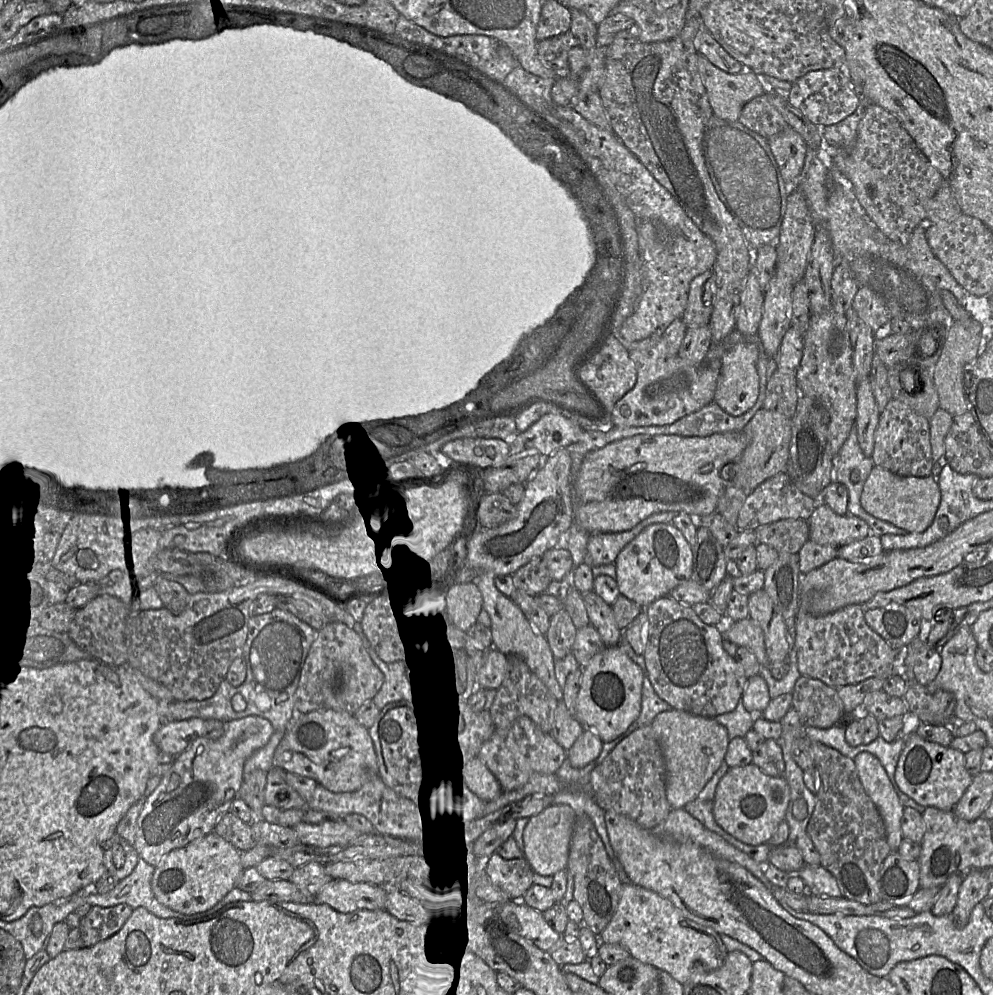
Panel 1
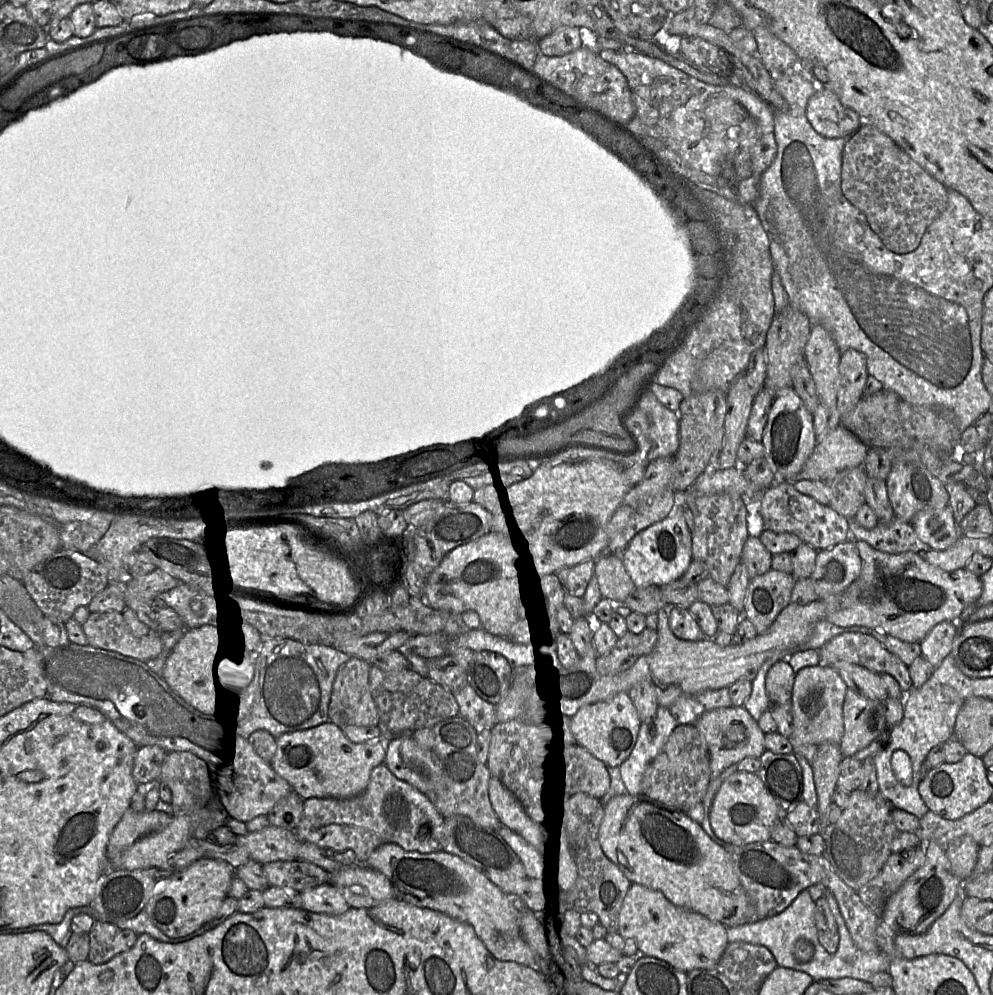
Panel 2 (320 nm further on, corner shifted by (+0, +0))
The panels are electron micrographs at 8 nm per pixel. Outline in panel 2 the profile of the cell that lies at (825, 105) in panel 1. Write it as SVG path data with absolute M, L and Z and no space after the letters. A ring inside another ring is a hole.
M818 87L810 97L806 116L813 129L827 138L848 137L862 123L854 110L844 106L833 91L824 87Z

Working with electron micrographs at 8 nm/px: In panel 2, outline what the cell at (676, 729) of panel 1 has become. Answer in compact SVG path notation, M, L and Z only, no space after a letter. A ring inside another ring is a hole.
M723 707L704 712L694 723L704 736L710 754L711 780L717 778L723 770L736 765L746 757L760 758L766 750L765 733L750 713L742 707Z

